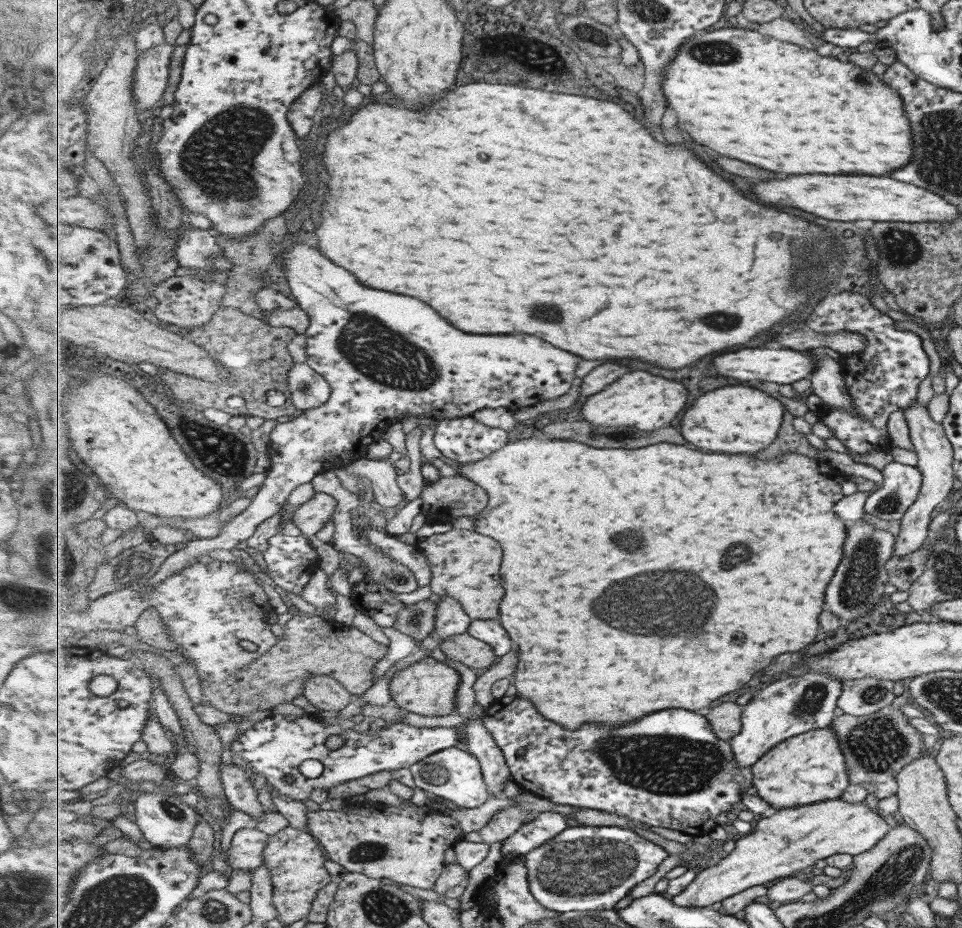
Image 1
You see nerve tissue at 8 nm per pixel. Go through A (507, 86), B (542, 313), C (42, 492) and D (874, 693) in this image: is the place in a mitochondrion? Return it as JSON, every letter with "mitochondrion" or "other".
{"A":"other","B":"mitochondrion","C":"mitochondrion","D":"mitochondrion"}

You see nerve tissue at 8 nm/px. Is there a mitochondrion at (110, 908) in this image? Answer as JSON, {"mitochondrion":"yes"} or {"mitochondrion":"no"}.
{"mitochondrion":"yes"}

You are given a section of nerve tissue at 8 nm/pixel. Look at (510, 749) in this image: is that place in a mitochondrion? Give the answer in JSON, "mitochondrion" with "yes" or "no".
{"mitochondrion":"no"}

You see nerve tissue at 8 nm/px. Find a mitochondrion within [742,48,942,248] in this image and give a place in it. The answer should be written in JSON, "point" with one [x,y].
{"point":[862,78]}

